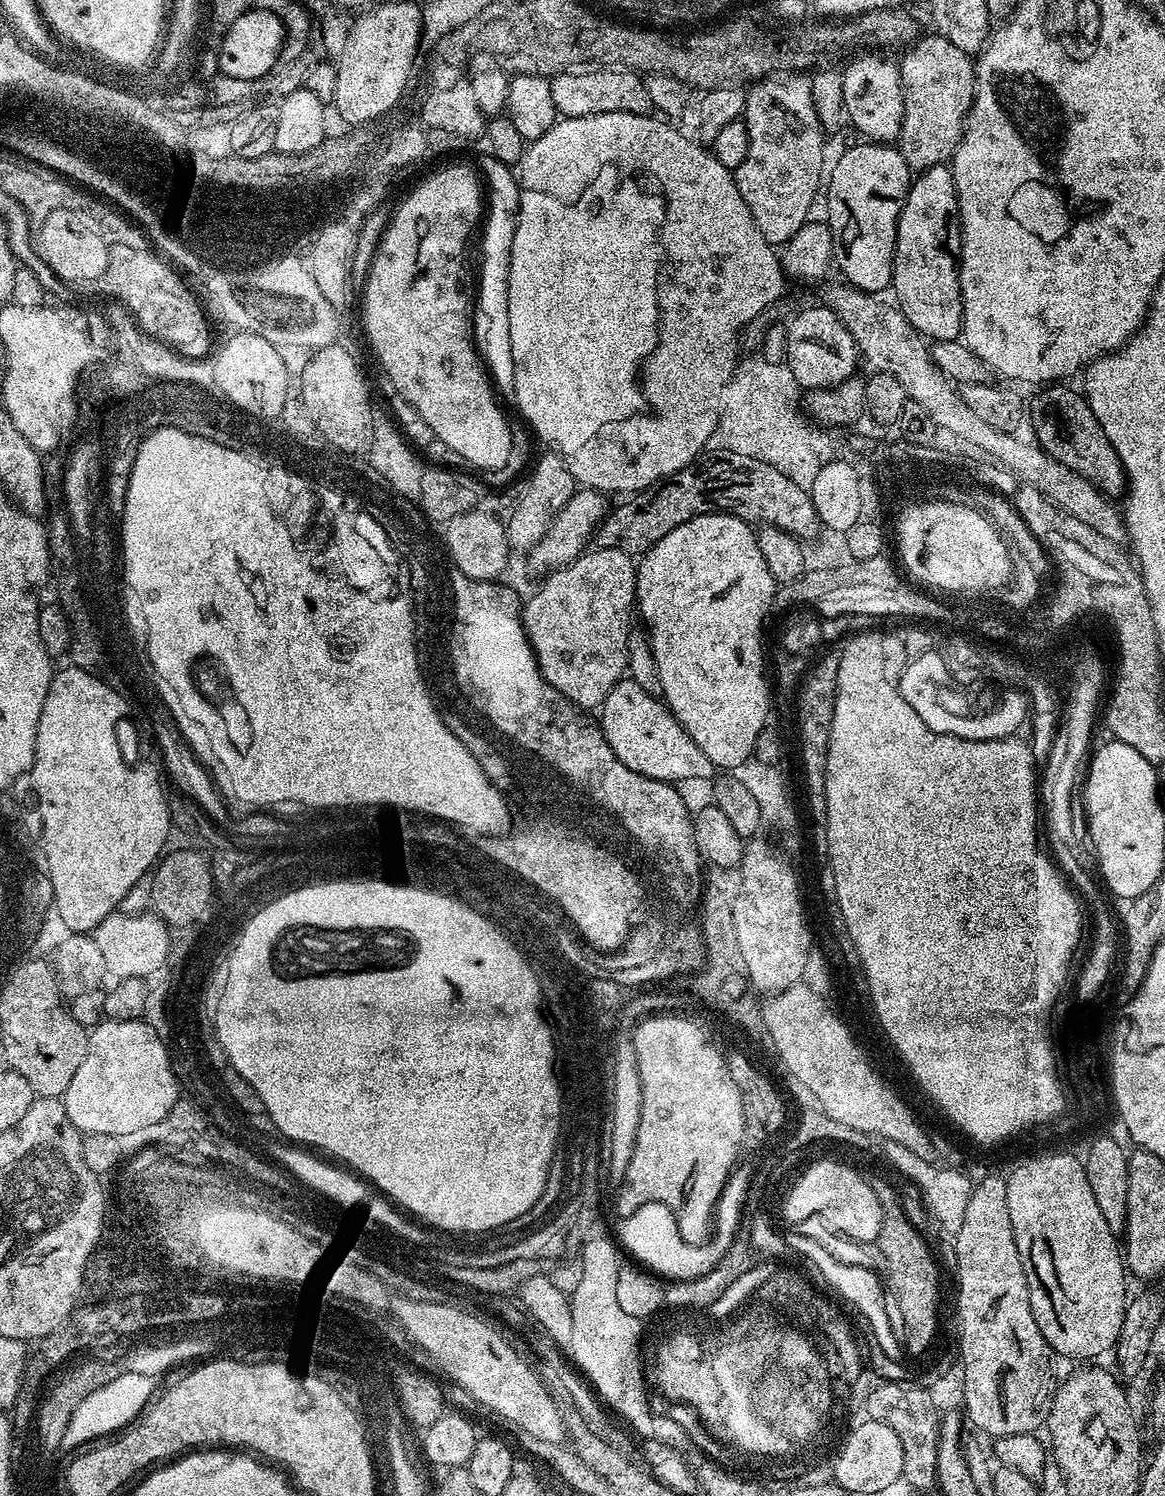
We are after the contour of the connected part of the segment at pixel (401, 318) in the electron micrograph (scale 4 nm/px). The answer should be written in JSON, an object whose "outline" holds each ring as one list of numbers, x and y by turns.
{"outline":[[464,164,444,168,426,177,397,206,396,213,391,213,367,279,362,284,364,328,388,375,387,383,414,406,424,419,427,431,436,435,450,451,457,452,466,463,476,468,504,470,508,467,514,432,508,429,508,420,500,409,501,401,480,358,474,339,474,324,471,319,468,321,468,300,460,289,468,235,482,216,482,180,473,172]]}

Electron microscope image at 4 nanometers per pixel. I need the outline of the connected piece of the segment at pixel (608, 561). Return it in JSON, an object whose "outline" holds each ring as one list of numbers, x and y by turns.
{"outline":[[593,547,580,553,577,560,545,575,540,589,522,604,524,633,540,667,540,673,581,710,596,710,604,703,610,690,620,683,628,667,627,640,636,604,637,561,622,550]]}

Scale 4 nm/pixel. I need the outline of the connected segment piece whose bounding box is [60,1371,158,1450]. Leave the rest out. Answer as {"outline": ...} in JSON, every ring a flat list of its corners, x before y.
{"outline":[[129,1371,96,1388,77,1404,62,1437,61,1450,78,1447,82,1443,113,1435,126,1428,151,1403,157,1391,156,1384,157,1379,153,1376]]}

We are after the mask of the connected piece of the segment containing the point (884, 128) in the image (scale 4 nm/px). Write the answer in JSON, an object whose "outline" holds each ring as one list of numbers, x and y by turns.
{"outline":[[868,52,865,56,853,55,844,64,843,111,852,119,852,124,861,132,863,139,877,144,892,144,900,139,900,127,904,117,904,91,900,85,900,66,879,56,876,52]]}

